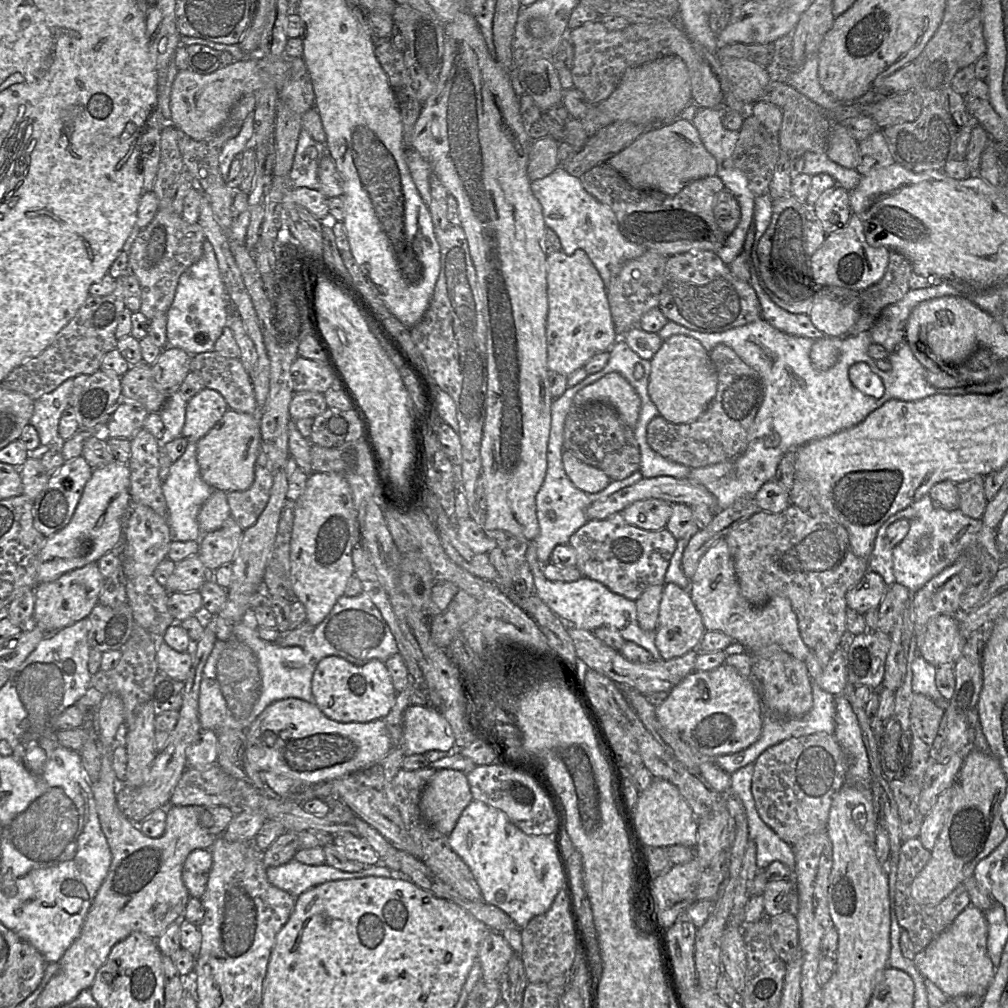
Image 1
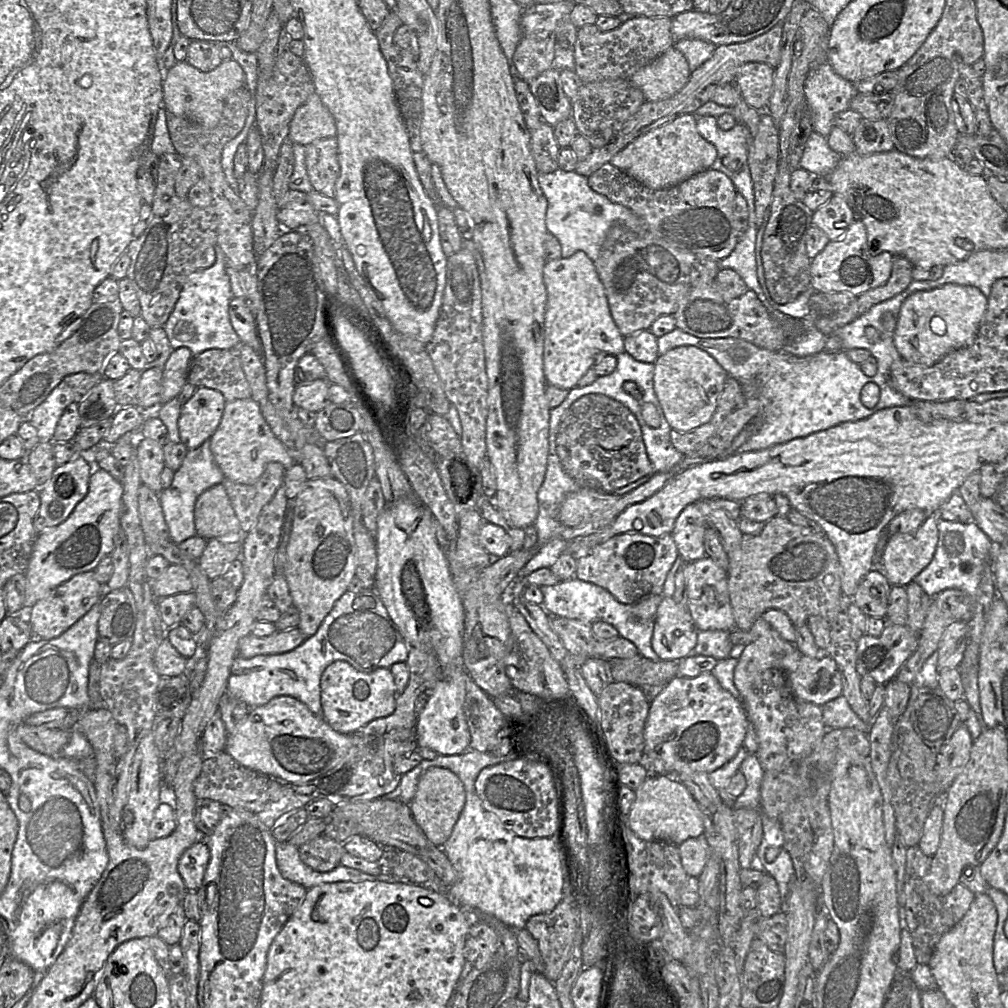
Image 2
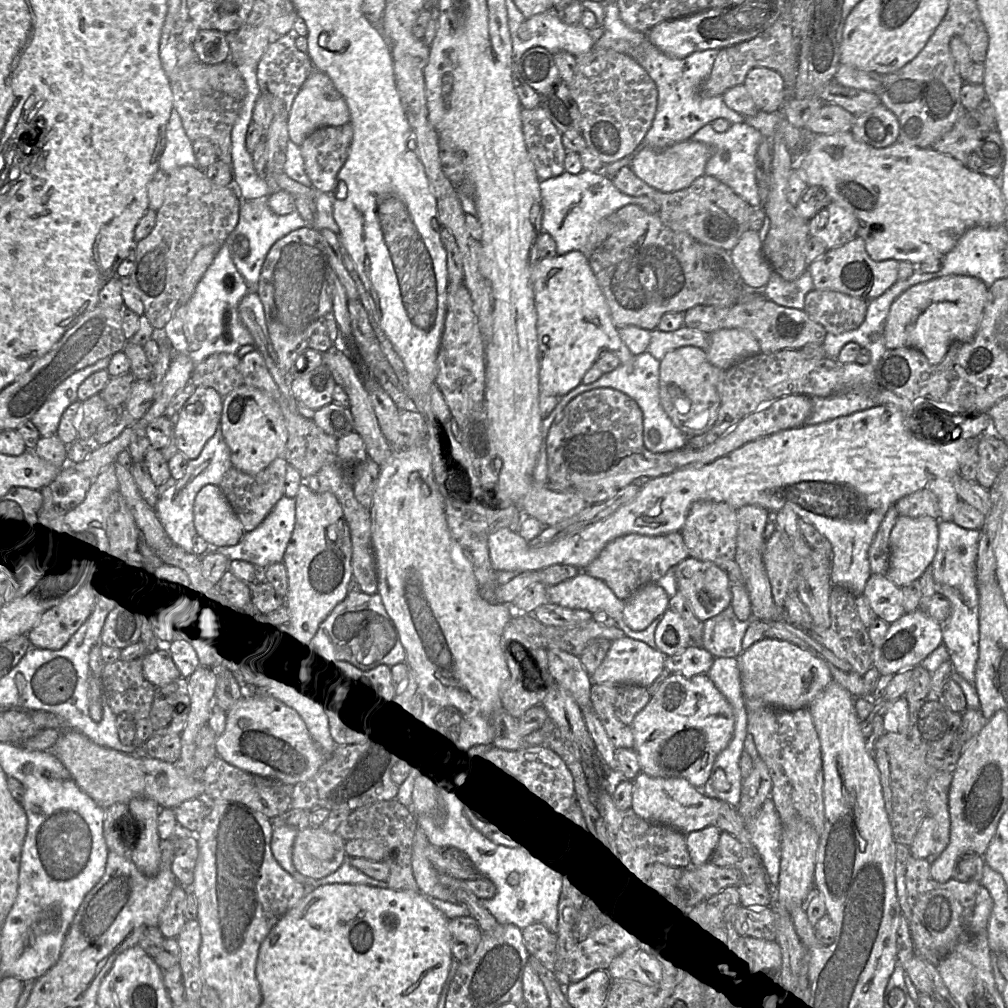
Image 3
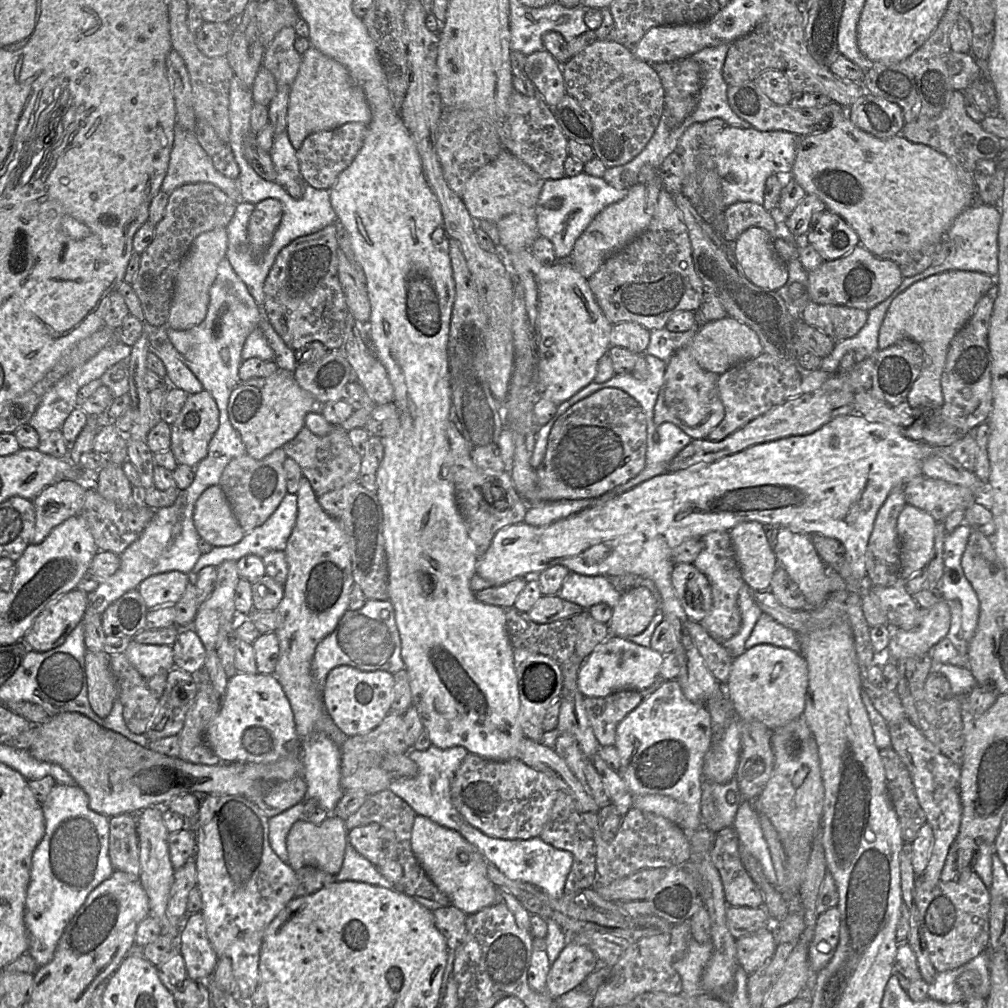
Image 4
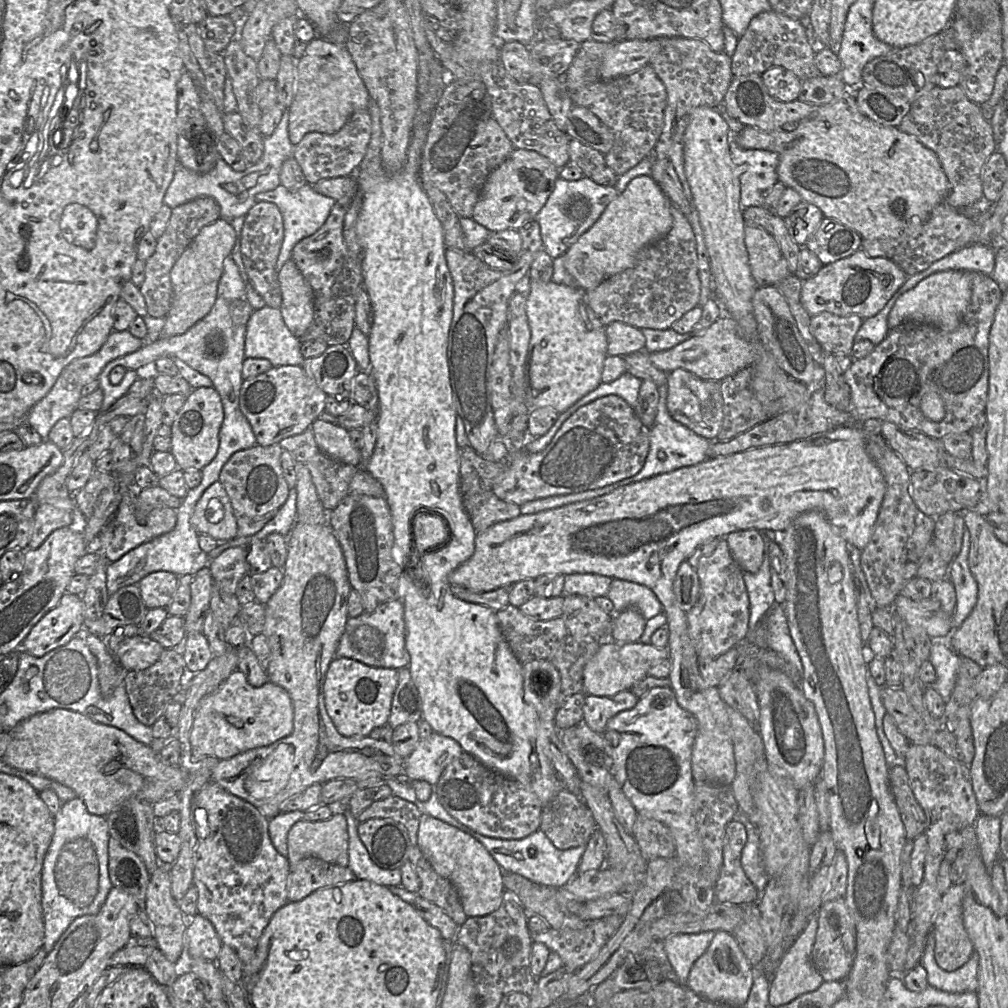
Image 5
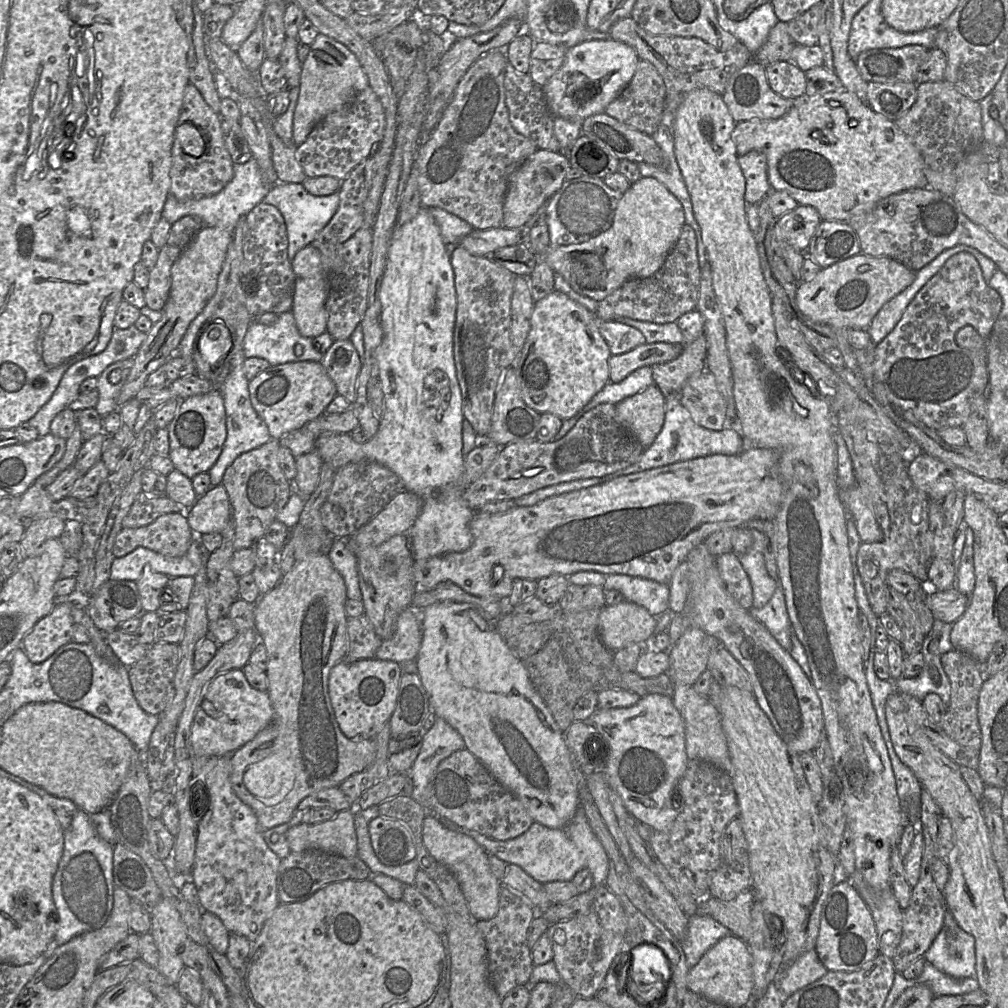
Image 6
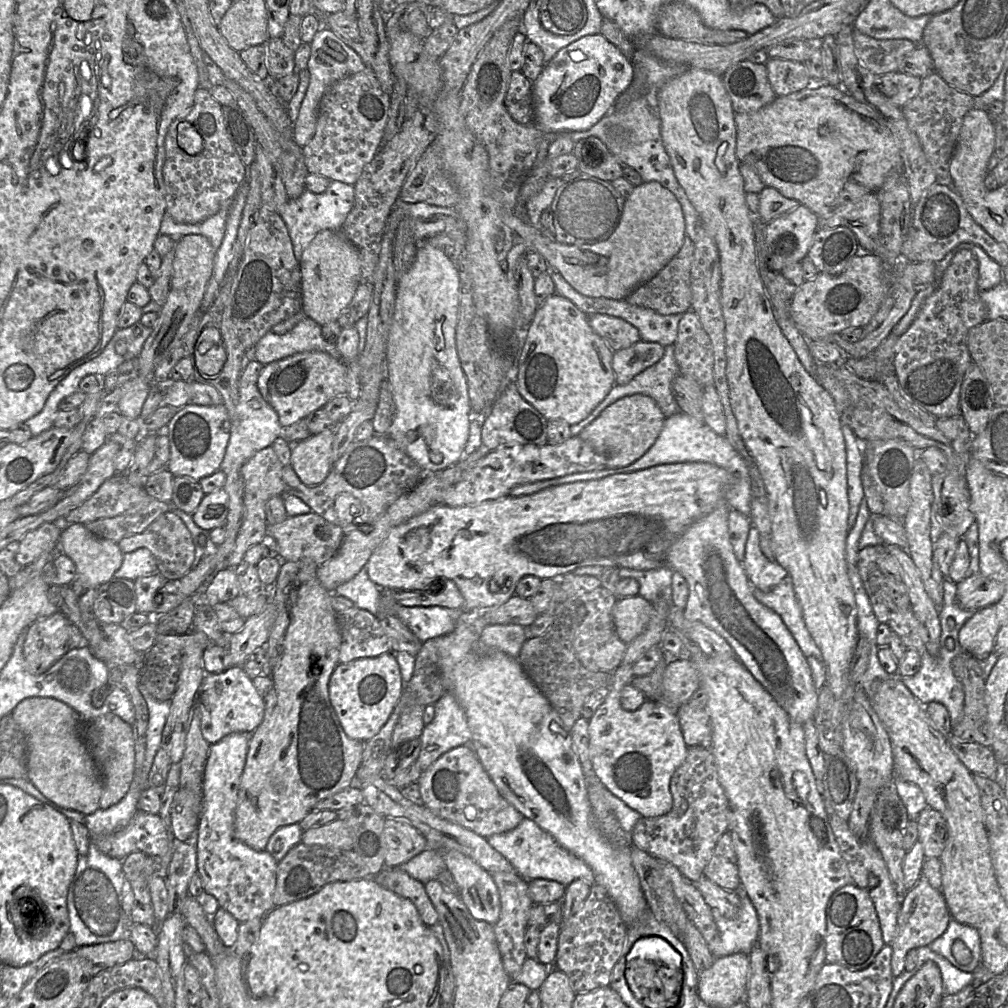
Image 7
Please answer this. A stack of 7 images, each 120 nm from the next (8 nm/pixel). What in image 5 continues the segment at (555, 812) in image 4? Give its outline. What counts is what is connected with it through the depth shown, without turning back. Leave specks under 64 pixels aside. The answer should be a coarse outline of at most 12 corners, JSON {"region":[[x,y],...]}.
{"region":[[564,789],[543,807],[539,829],[560,850],[587,844],[597,825]]}

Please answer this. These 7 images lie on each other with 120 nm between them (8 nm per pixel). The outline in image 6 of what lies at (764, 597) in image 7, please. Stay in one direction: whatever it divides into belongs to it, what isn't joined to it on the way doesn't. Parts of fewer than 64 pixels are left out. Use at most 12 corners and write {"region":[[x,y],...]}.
{"region":[[780,583],[765,606],[750,612],[782,647],[791,648],[792,627]]}

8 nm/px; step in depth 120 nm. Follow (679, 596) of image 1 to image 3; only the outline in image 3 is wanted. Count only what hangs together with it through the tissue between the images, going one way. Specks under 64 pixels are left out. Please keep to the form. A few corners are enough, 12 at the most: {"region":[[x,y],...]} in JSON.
{"region":[[667,609],[654,632],[654,647],[666,657],[692,639],[678,614]]}

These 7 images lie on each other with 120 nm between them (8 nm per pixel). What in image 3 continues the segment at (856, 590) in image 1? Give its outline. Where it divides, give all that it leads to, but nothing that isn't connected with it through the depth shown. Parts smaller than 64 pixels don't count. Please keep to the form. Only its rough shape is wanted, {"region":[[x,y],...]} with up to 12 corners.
{"region":[[871,574],[862,595],[888,624],[905,613],[901,587]]}

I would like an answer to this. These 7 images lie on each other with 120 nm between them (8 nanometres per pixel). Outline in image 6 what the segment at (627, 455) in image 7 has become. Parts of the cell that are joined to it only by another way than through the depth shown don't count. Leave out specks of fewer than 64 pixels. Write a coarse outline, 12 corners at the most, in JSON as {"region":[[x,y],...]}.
{"region":[[652,385],[615,405],[617,422],[646,449],[665,397]]}

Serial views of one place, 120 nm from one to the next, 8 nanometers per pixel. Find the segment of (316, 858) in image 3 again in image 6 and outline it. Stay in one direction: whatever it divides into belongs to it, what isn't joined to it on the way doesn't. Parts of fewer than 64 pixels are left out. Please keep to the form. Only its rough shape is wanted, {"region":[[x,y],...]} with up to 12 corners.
{"region":[[354,814],[297,824],[286,832],[293,853],[357,856]]}

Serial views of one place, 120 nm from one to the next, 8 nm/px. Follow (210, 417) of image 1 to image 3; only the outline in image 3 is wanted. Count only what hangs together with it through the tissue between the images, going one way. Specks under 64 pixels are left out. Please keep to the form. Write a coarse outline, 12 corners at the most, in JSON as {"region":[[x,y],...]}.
{"region":[[196,388],[174,417],[178,450],[196,459],[220,427],[223,397]]}

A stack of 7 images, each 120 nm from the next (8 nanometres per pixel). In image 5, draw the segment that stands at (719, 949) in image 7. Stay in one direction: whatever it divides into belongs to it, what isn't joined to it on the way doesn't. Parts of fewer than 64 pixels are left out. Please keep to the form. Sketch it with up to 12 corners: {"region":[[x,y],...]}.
{"region":[[715,932],[677,934],[665,952],[687,986],[692,966],[706,952]]}

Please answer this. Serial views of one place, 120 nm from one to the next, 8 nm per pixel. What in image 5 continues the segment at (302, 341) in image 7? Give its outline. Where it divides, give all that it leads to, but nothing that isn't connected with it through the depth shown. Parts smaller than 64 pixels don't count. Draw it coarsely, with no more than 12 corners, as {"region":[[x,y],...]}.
{"region":[[280,309],[255,310],[245,358],[302,366],[302,343]]}

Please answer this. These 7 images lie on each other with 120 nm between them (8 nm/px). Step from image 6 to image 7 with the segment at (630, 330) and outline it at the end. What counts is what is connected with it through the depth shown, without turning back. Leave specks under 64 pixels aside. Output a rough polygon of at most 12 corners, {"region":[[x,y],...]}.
{"region":[[594,314],[589,324],[613,352],[641,340],[621,318]]}

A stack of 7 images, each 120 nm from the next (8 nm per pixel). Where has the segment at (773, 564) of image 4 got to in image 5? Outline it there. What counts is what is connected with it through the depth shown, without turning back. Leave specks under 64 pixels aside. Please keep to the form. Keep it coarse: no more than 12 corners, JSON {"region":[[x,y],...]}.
{"region":[[761,532],[729,533],[726,540],[739,567],[756,573],[764,559]]}

